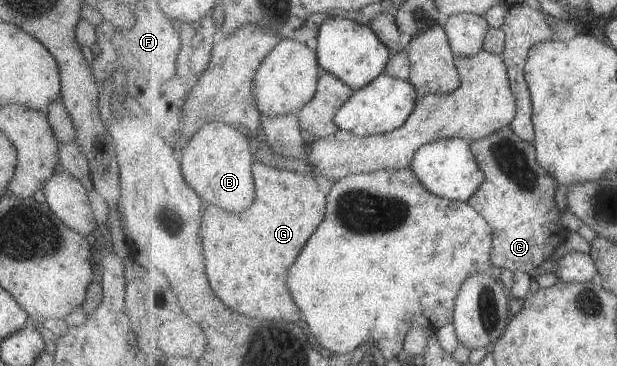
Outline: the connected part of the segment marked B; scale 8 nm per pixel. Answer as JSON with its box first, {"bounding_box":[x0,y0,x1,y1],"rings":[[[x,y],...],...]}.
{"bounding_box":[183,121,257,212],"rings":[[[211,121],[188,142],[183,158],[183,174],[197,194],[229,212],[245,212],[257,198],[253,178],[254,138],[244,129],[223,121]]]}

